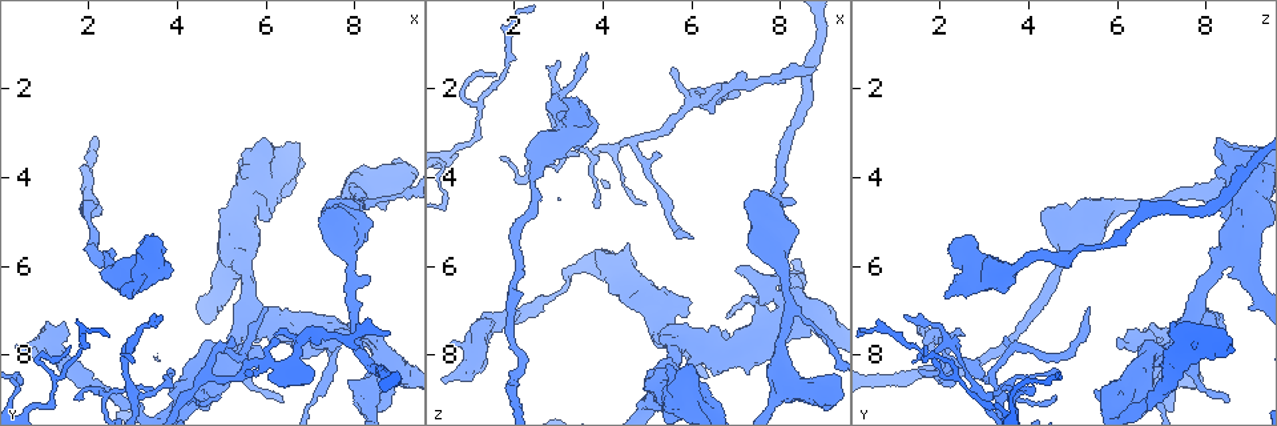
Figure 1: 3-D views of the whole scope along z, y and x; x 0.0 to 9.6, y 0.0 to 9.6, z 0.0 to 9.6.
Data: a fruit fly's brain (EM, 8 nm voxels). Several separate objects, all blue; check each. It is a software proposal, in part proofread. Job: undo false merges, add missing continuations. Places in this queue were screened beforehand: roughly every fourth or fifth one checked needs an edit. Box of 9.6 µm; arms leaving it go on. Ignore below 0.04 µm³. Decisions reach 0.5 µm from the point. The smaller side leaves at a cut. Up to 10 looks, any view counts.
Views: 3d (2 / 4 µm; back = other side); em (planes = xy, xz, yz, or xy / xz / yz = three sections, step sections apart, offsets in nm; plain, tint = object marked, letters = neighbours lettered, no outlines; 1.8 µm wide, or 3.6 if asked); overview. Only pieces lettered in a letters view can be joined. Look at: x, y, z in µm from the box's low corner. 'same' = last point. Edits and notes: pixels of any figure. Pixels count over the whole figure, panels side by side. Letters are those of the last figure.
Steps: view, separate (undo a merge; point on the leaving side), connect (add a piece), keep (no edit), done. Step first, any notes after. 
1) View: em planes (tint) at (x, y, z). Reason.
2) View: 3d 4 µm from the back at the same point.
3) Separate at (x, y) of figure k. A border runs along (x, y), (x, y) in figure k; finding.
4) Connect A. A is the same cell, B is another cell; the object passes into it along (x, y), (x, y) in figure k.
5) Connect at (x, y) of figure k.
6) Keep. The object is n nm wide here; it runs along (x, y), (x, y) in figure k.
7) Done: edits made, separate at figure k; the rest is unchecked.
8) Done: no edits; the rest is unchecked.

View: 3d 4 µm at (6.00, 7.00, 5.40). Branch stops here.

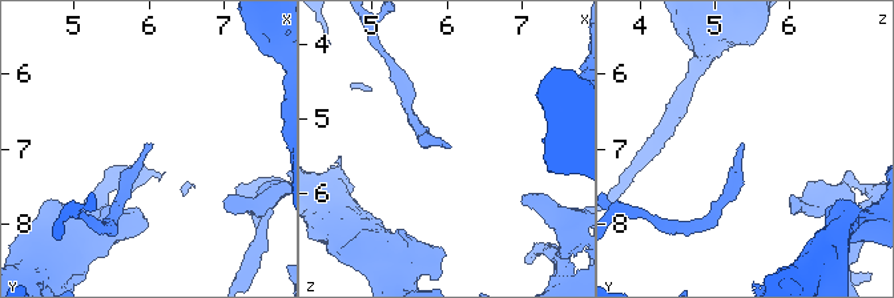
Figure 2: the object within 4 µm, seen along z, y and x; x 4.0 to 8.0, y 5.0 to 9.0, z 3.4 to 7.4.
View: em xy step 8 (tint) at (6.00, 7.00, 5.40). Need the tissue.

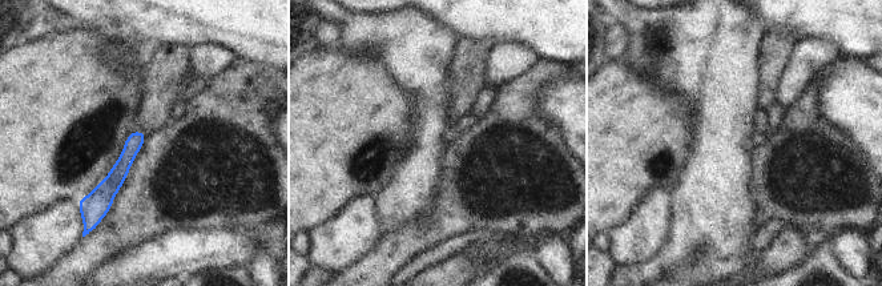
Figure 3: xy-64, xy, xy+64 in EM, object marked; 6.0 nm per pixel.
View: em planes (letters) at the same point.

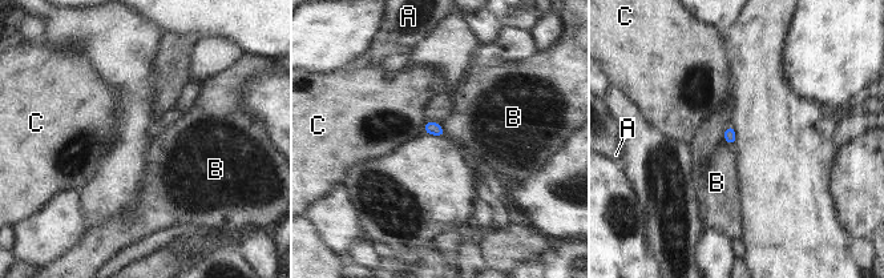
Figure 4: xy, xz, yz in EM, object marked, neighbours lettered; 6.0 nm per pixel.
Keep. The longest contact is with B, 90 nm; A, B and C are other cells; no lettered piece goes on from it.

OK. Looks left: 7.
View: em 3.6 µm xz step 4 (letters) at (8.20, 4.55, 6.95).

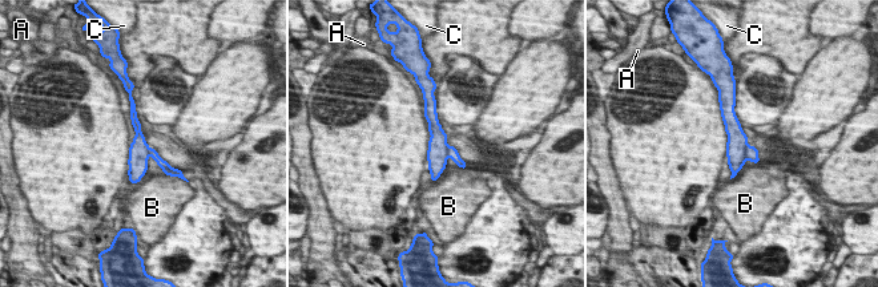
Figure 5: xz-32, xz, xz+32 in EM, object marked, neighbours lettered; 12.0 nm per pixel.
View: em 3.6 µm planes (letters) at the same point.

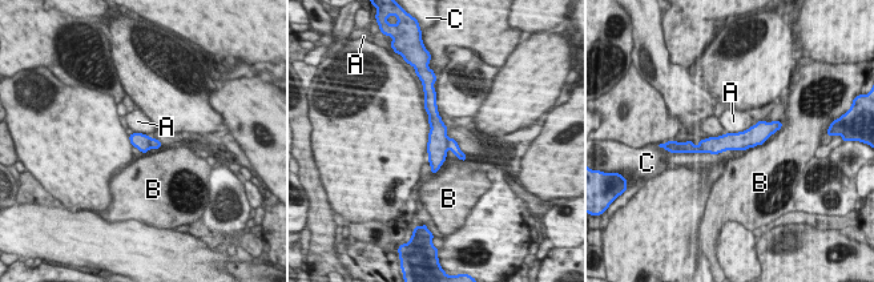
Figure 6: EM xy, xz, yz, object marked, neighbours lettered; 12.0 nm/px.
Separate at (154, 144) of figure 6. The longest contact is with A, 440 nm; A, B and C are other cells; a border runs along (150, 139), (149, 146) in figure 6; two neurons meet here.

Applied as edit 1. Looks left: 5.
View: em planes (letters) at (4.60, 8.85, 5.50). Thick end.

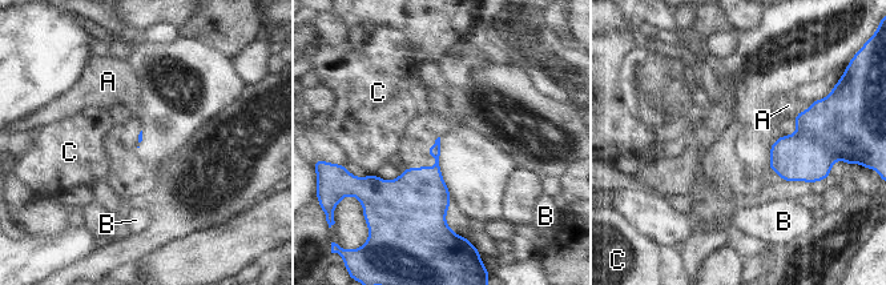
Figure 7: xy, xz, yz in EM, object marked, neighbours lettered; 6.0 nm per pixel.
Keep. A, B and C are other cells; a border runs along (812, 103), (793, 119) in figure 7; none of them fits.

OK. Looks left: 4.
View: em yz step 8 (letters) at (3.00, 8.95, 3.00). Two arms in line, one across.

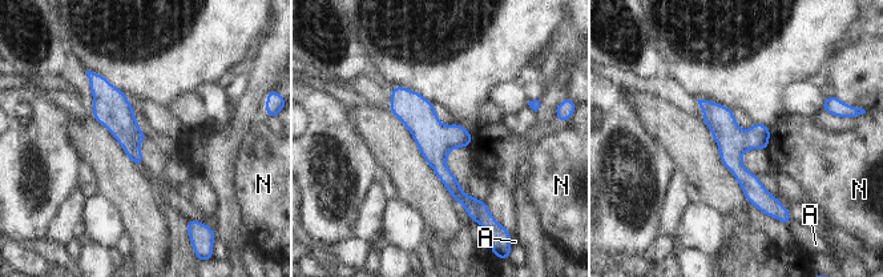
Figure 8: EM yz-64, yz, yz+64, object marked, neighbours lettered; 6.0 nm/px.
Keep. The longest contact is with N, 130 nm; A and N are other cells; one neuron here.

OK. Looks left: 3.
Done: edits made, separate at figure 6; the rest is unchecked.

